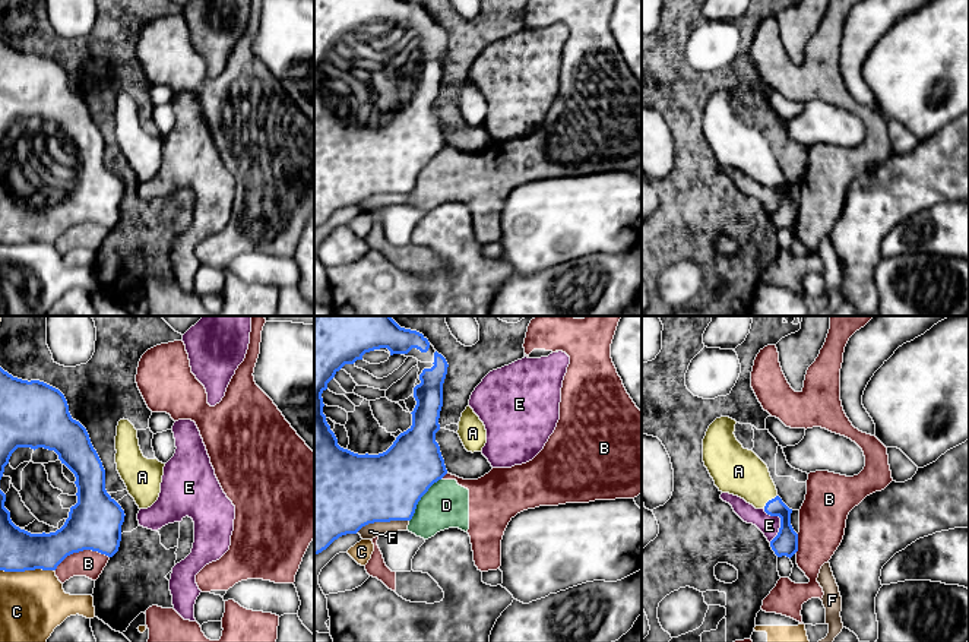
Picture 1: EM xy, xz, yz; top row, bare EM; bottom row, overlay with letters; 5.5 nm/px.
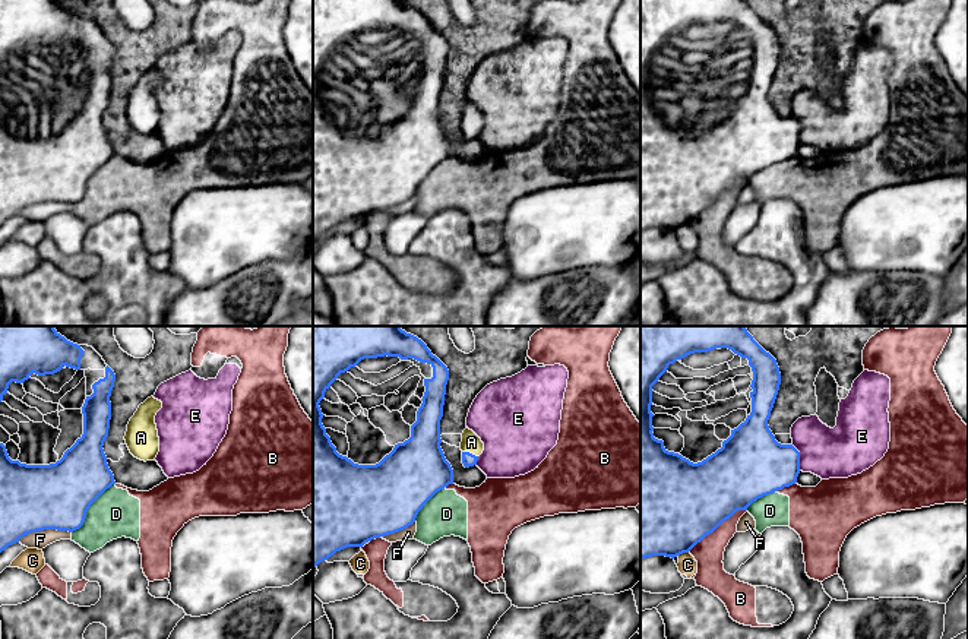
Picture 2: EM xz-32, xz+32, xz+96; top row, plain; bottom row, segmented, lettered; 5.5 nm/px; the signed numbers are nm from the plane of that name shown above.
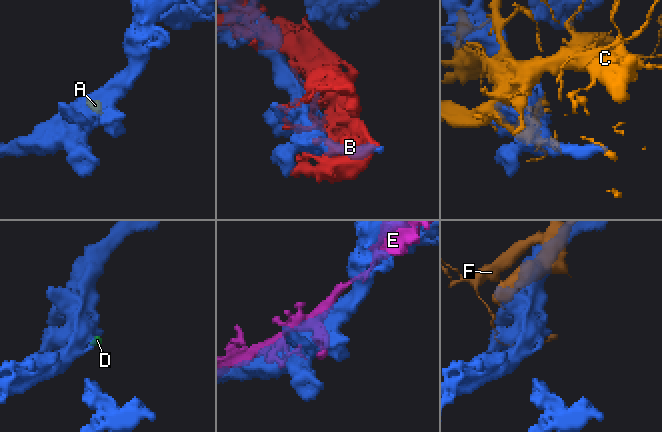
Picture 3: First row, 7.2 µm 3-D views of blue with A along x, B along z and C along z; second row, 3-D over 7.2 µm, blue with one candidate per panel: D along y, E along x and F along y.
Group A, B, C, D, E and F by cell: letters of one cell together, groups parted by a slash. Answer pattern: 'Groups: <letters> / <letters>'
Groups: A / B D / C / E / F

